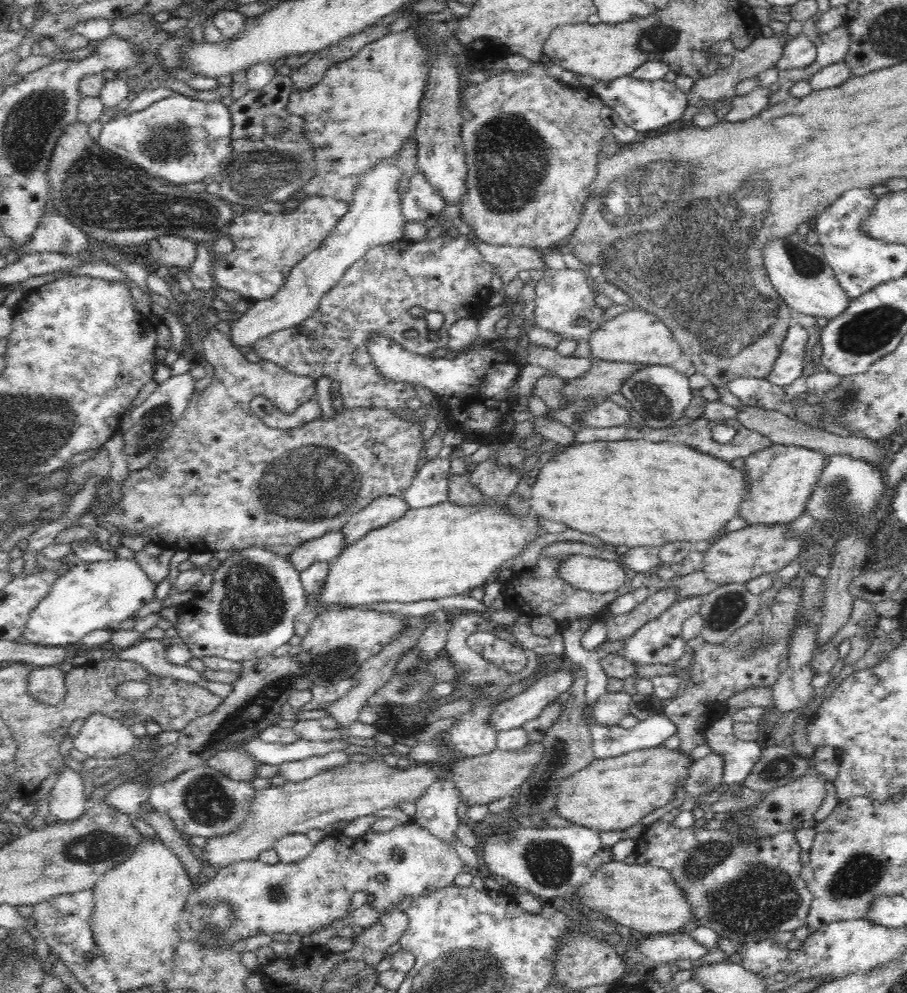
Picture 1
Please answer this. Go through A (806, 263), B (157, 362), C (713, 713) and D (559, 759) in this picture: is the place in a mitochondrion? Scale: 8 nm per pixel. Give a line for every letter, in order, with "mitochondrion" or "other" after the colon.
A: mitochondrion
B: other
C: other
D: mitochondrion

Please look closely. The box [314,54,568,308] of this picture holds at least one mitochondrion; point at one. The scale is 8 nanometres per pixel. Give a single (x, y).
(508, 148)

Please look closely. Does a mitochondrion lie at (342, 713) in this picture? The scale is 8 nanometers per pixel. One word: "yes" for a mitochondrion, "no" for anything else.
no

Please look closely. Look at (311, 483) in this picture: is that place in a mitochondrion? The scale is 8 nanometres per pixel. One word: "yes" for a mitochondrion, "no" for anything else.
yes

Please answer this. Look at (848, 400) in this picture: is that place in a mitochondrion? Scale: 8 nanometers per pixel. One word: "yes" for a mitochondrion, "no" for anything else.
yes

